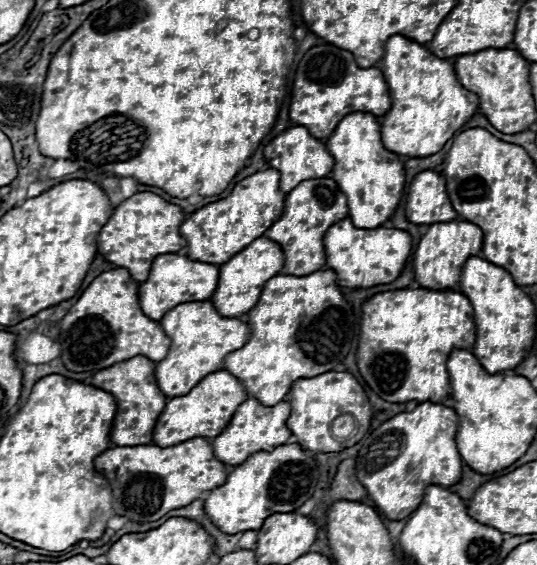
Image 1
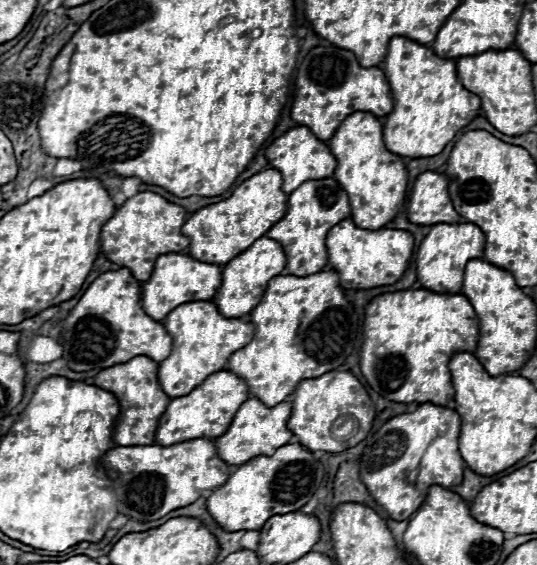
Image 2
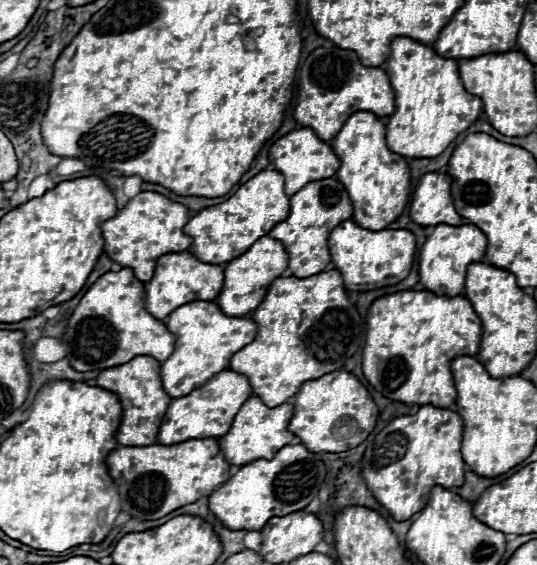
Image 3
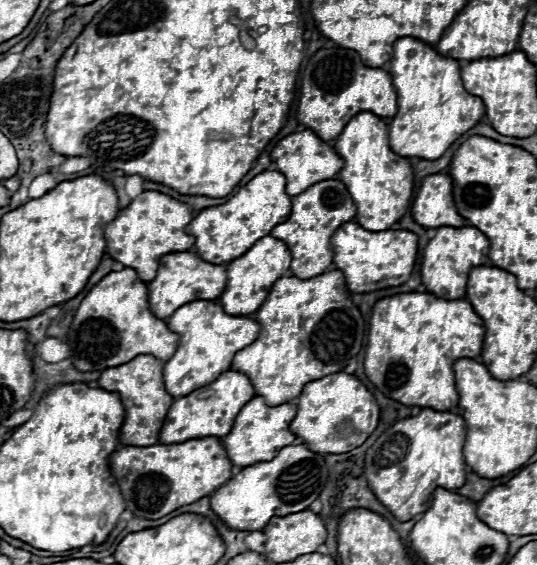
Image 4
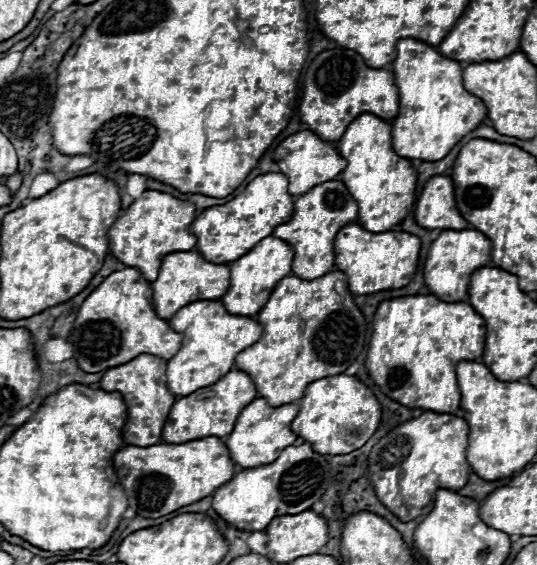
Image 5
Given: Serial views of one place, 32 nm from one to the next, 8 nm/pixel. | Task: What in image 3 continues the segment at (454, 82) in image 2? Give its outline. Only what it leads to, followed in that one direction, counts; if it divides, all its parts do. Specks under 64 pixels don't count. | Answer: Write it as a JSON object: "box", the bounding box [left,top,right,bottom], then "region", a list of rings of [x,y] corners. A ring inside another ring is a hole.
{"box":[386,38,484,158],"region":[[[396,38],[386,62],[386,72],[396,92],[396,112],[388,118],[386,140],[388,148],[396,154],[408,158],[436,158],[484,112],[482,100],[464,90],[458,62],[438,56],[432,46],[412,38]]]}

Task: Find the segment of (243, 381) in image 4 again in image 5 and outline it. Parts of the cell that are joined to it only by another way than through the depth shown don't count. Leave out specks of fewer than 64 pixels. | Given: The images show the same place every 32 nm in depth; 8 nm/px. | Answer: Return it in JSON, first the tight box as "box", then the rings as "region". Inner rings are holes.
{"box":[162,370,258,444],"region":[[[232,370],[224,378],[220,378],[216,386],[200,388],[192,392],[190,396],[184,396],[174,402],[168,414],[164,432],[162,432],[162,442],[182,444],[182,442],[198,440],[198,438],[208,438],[208,436],[218,436],[218,438],[228,436],[234,428],[238,414],[256,398],[258,394],[256,394],[256,384],[252,382],[252,378],[248,378],[248,374],[240,370]]]}

